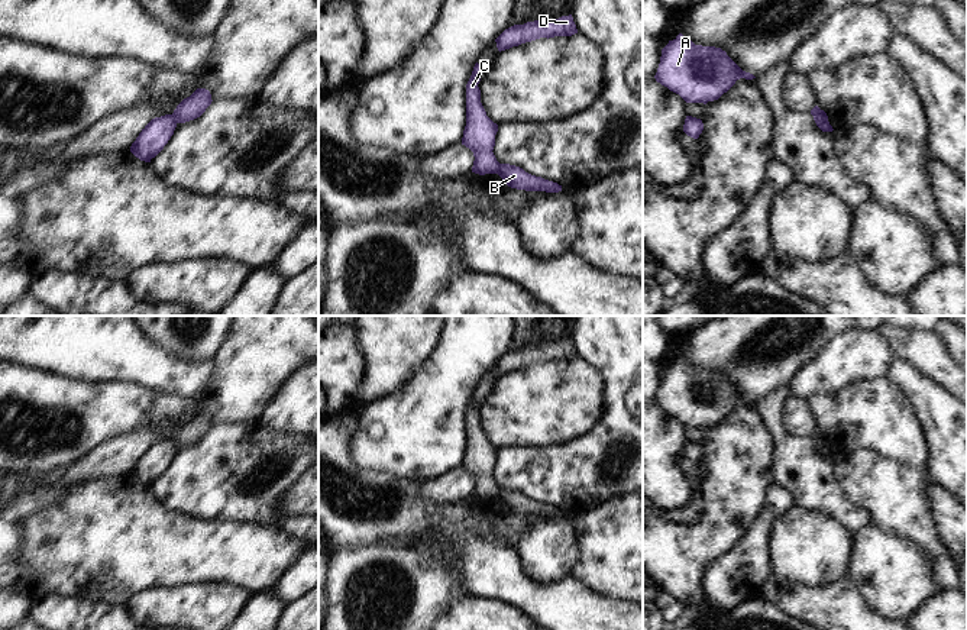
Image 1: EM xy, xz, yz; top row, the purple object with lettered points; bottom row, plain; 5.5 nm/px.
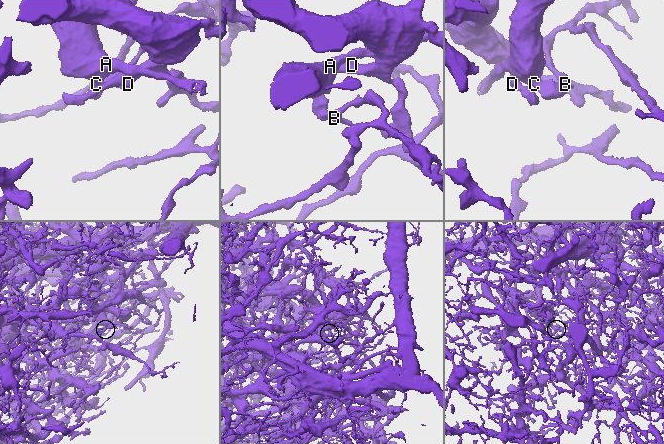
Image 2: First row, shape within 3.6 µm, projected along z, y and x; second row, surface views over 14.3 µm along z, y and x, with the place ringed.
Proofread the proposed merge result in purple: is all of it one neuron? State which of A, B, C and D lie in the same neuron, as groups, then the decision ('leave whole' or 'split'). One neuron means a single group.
groups A C D / B; split

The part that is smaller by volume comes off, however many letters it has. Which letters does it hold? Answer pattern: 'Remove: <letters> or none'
Remove: B

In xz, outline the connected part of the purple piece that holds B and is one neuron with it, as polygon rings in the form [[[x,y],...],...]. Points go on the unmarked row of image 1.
[[[501,488],[498,492],[498,500],[511,513],[525,514],[525,516],[546,516],[546,517],[562,516],[562,510],[559,510],[557,507],[531,500],[525,497],[523,492],[515,490]]]

